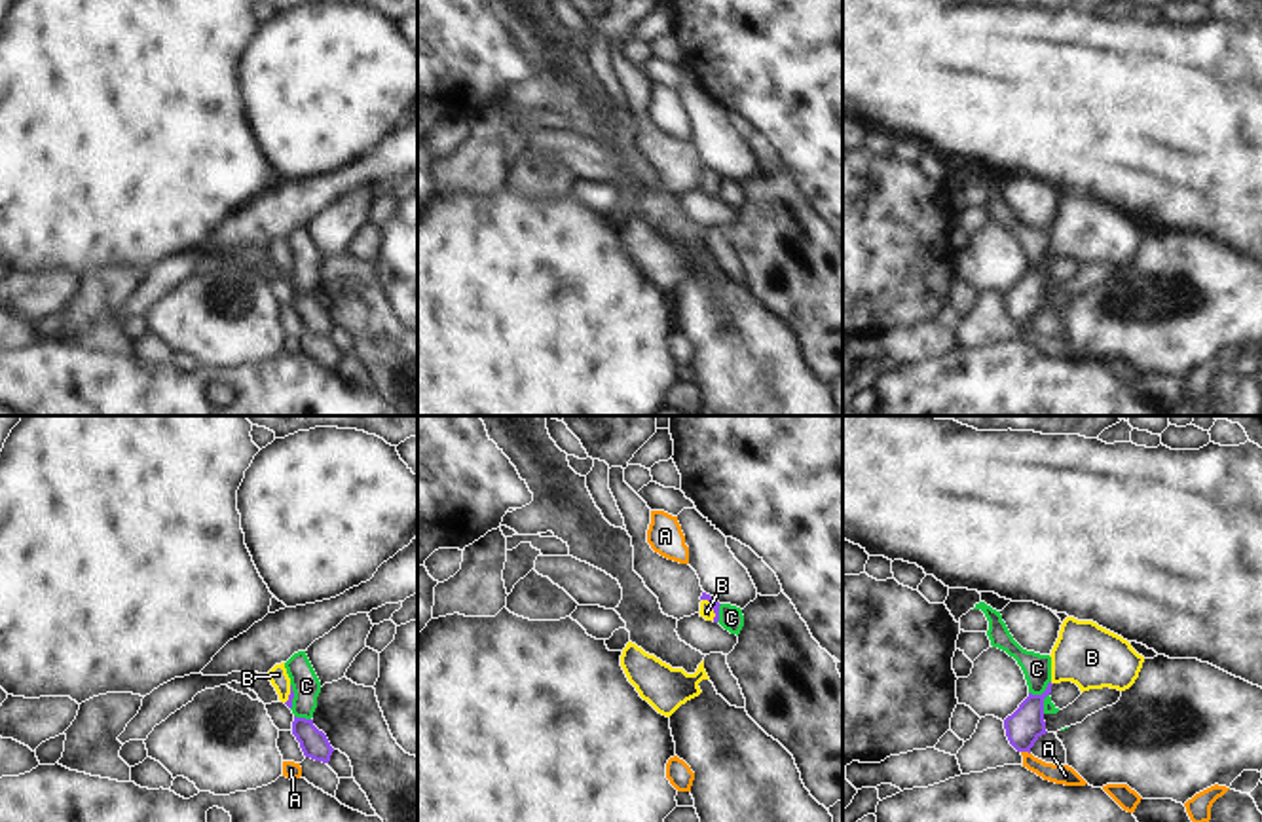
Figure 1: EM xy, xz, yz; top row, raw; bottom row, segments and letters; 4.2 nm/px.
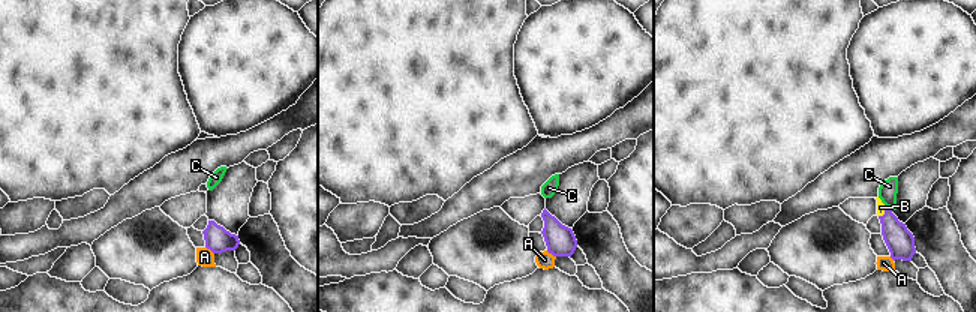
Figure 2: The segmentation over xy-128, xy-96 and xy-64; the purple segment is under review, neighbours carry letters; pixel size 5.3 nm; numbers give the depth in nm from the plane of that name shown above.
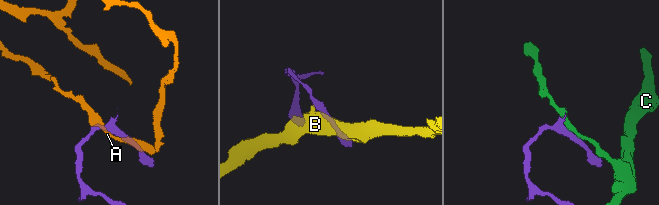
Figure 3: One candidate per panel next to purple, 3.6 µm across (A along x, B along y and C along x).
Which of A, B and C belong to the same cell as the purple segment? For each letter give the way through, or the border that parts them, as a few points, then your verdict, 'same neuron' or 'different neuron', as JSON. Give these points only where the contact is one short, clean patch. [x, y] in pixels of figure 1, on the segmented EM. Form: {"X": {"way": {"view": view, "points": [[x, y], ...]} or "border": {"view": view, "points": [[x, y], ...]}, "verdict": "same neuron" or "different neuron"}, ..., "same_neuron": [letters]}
{"A": {"border": {"view": "yz", "points": [[1021, 750], [1029, 754]]}, "verdict": "different neuron"}, "B": {"way": {"view": "xz", "points": [[712, 600], [712, 608], [706, 612]]}, "verdict": "same neuron"}, "C": {"border": {"view": "yz", "points": [[1050, 680], [1040, 693], [1029, 693]]}, "verdict": "different neuron"}, "same_neuron": ["B"]}

